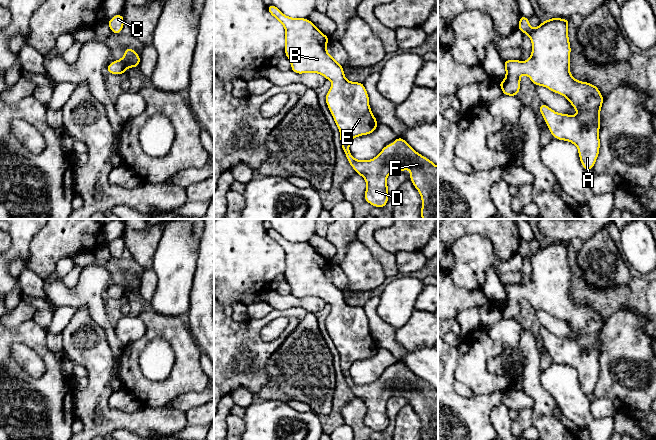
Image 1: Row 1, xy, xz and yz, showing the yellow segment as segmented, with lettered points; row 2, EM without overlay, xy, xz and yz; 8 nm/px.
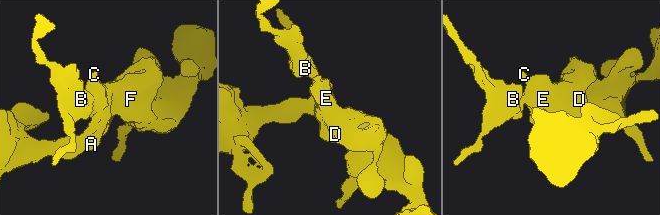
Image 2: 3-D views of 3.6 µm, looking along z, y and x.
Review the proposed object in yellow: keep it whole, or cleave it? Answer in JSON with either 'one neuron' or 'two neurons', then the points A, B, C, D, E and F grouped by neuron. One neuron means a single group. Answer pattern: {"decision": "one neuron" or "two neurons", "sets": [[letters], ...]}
{"decision": "one neuron", "sets": [["A", "B", "C", "D", "E", "F"]]}

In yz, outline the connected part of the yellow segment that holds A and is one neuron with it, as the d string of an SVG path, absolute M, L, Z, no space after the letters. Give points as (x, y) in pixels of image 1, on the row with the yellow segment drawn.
M520 16L517 29L527 34L532 43L530 58L526 61L503 60L506 75L502 82L498 82L503 95L518 96L521 87L520 77L525 74L536 86L543 86L554 93L563 95L578 112L577 115L562 114L553 111L542 103L539 112L542 114L553 138L569 141L578 148L580 162L586 171L592 170L600 149L600 111L604 98L596 85L576 80L570 73L571 46L568 37L569 19L550 18L537 28L532 28L529 18Z

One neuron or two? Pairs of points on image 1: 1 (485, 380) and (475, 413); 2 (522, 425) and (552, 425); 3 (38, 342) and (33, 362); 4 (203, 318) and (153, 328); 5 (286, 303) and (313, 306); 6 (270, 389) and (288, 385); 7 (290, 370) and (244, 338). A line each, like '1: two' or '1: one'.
1: two
2: two
3: two
4: two
5: one
6: one
7: two

